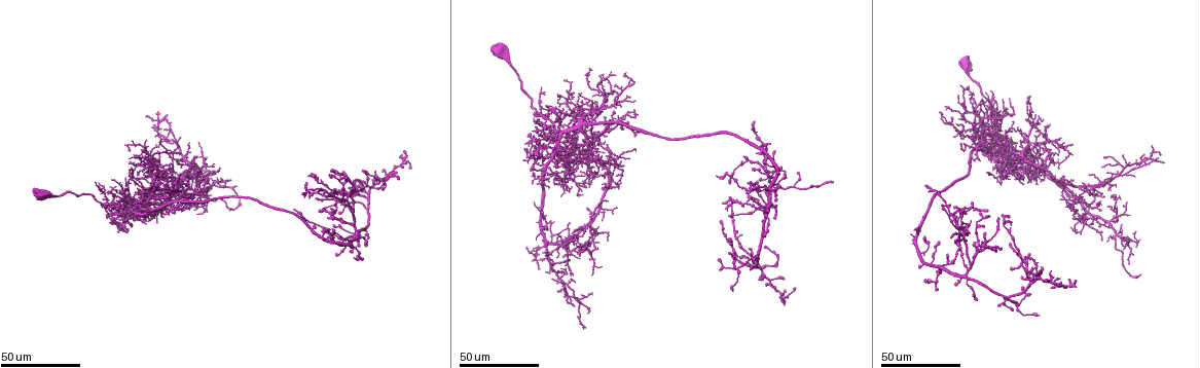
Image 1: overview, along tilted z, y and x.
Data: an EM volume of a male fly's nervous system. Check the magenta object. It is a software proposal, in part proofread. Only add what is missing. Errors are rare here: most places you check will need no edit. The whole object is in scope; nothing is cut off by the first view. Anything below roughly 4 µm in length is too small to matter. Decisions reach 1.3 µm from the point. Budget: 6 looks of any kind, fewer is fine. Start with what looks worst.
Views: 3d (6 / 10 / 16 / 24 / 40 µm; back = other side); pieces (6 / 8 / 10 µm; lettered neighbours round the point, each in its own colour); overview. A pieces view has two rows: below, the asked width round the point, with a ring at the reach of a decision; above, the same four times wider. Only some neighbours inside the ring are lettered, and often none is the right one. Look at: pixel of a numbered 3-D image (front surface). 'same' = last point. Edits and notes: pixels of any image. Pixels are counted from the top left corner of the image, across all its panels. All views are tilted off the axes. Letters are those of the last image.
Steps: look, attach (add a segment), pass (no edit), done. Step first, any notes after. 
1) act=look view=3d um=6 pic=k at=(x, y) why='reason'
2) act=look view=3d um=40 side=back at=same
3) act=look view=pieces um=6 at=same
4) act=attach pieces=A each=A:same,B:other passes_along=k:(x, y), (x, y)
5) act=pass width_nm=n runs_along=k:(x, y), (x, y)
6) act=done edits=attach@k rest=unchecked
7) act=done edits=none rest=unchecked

act=look view=3d um=24 pic=1 at=(592, 219) why='branch stops here'

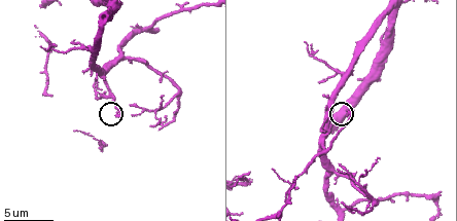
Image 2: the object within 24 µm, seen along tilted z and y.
act=look view=pieces um=8 pic=2 at=(351, 110)

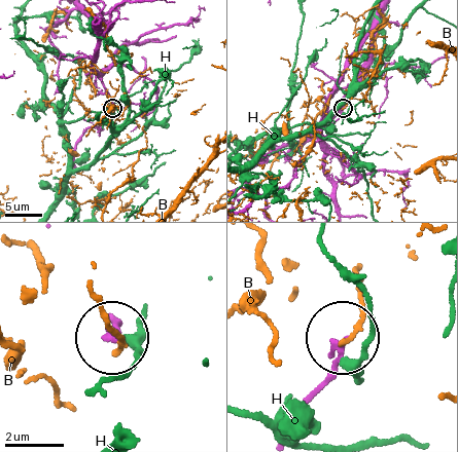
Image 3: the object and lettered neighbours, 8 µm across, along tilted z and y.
act=pass each=B:other,H:other found='no lettered segment goes on from it'

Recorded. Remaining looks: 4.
act=look view=3d um=40 pic=1 at=(769, 144) why='branch stops here'

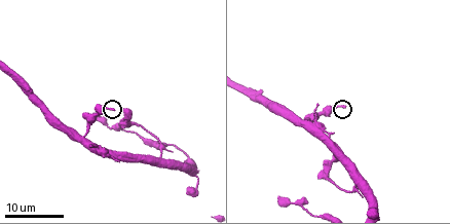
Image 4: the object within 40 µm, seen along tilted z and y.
act=look view=pieces um=10 pic=4 at=(344, 107)

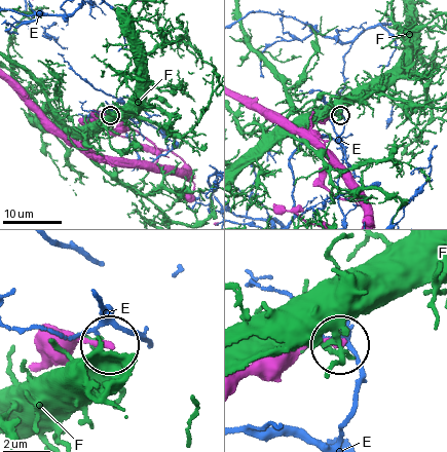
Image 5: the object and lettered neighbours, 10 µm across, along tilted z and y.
act=pass each=E:other,F:other found='no lettered segment goes on from it'

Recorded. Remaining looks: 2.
act=look view=3d um=24 pic=1 at=(1100, 199) why='tapers out'

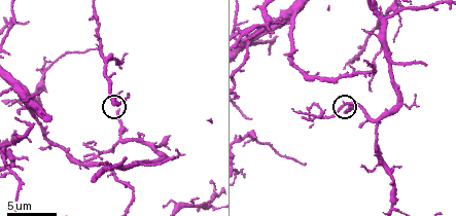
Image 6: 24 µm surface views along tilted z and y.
act=look view=pieces um=8 pic=6 at=(118, 110) why='what lies round it'

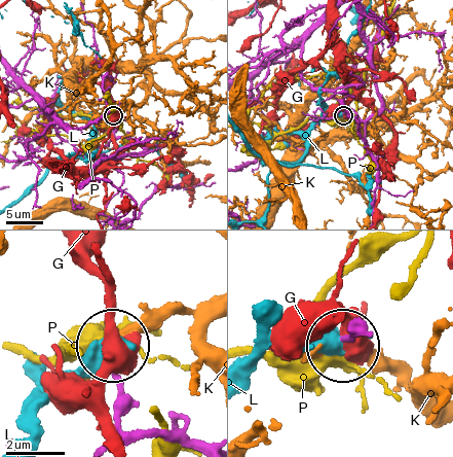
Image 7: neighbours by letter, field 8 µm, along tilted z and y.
act=pass each=G:other,K:other,L:other,P:other found='no lettered segment goes on from it'

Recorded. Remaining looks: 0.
act=done edits=none rest=unchecked

